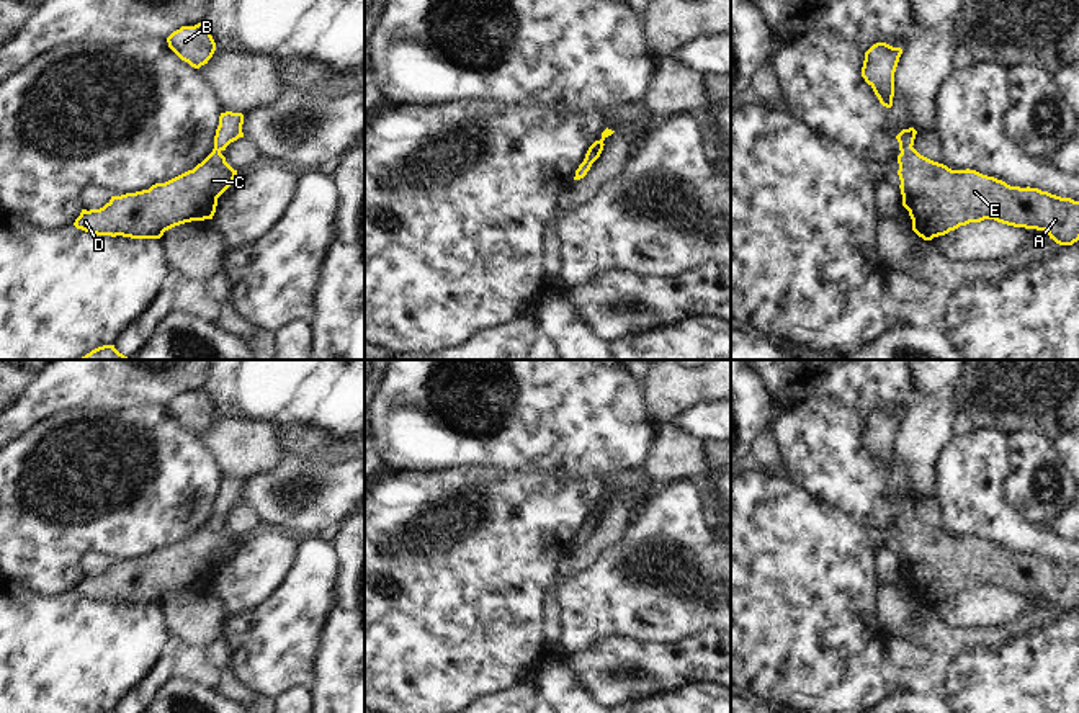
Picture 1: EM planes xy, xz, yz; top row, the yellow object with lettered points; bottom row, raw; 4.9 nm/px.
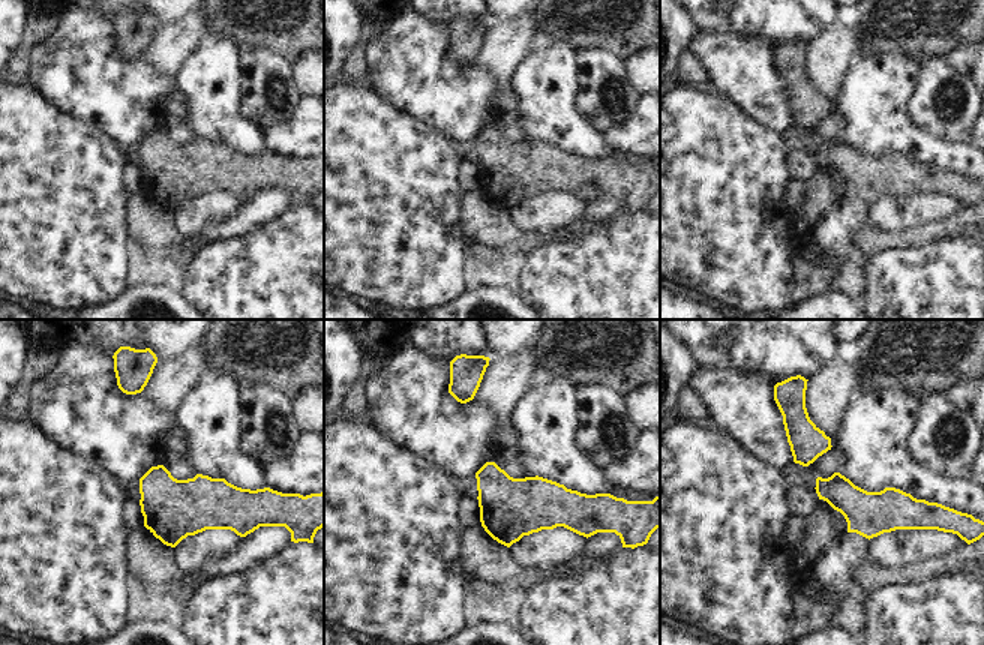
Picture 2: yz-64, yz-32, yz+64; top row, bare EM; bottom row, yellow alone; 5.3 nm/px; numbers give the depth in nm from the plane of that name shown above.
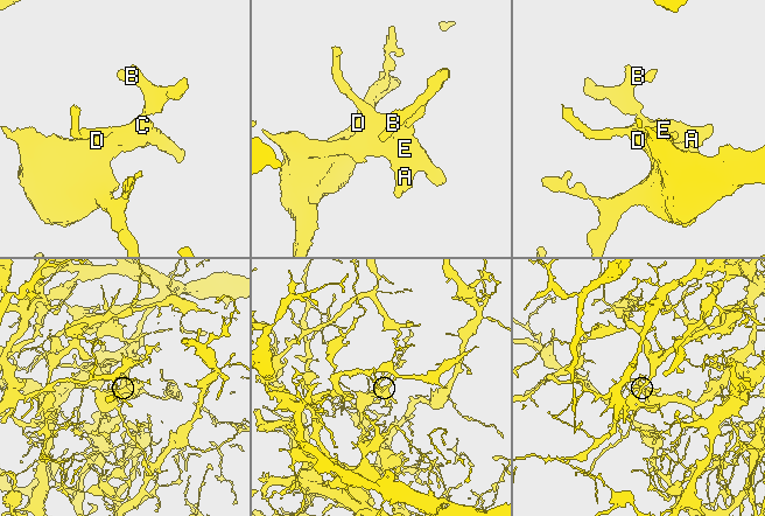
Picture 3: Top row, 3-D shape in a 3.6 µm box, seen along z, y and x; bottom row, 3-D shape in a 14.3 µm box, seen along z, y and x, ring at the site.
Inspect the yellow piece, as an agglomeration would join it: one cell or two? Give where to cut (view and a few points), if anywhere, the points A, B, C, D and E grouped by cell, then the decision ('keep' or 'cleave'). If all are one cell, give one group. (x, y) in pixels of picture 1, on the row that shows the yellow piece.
no cut | A B C D E | keep

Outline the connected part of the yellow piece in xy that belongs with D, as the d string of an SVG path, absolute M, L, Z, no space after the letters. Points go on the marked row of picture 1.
M221 113L214 149L193 170L149 190L111 196L100 209L82 209L74 226L96 235L160 239L175 226L213 219L217 198L237 175L221 152L244 137L242 124L242 113Z

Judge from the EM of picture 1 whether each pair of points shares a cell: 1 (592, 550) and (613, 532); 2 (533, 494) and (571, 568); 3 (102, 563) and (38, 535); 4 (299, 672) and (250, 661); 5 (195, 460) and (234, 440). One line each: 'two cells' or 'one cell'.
1: one cell
2: two cells
3: two cells
4: one cell
5: two cells

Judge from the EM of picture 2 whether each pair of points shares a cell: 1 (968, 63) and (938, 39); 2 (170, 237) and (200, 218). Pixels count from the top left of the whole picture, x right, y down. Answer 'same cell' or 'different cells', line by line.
1: different cells
2: different cells

